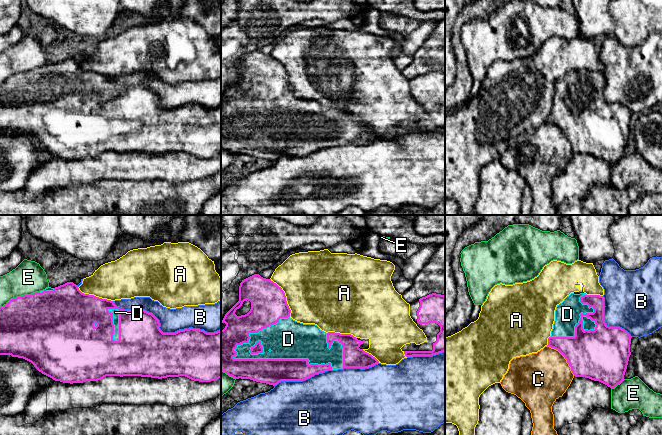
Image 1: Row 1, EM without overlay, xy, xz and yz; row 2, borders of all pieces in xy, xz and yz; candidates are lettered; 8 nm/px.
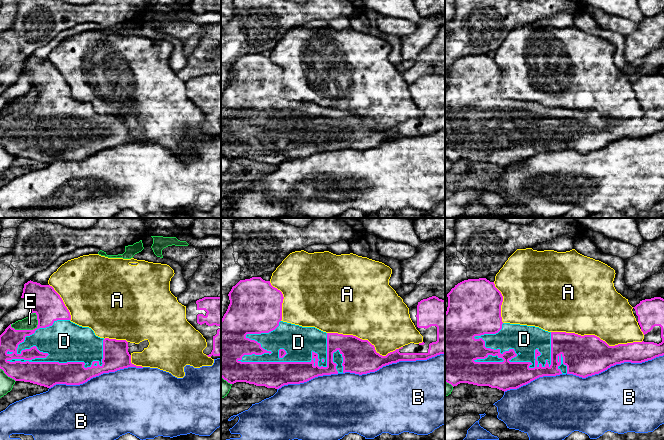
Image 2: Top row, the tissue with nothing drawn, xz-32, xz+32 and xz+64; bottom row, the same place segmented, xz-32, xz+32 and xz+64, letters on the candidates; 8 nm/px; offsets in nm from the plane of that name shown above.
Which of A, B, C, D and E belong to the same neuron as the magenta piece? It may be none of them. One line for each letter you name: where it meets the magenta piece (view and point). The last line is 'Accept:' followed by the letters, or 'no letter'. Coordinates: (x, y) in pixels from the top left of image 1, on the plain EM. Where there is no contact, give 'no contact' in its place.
D: xz (282, 135)
Accept: D

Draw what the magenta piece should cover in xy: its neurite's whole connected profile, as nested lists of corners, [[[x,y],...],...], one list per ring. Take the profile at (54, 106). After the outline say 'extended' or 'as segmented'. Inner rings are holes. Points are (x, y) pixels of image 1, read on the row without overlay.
[[[67,58],[55,64],[48,63],[43,67],[31,71],[16,73],[0,83],[0,131],[11,131],[31,138],[42,150],[55,157],[63,159],[83,159],[98,157],[106,152],[141,152],[151,154],[167,154],[185,152],[199,158],[211,158],[221,154],[221,106],[207,109],[200,105],[184,105],[175,109],[163,109],[160,106],[159,96],[152,90],[142,85],[124,86],[118,84],[113,77],[102,75],[94,71],[82,69],[73,58]]] | extended

